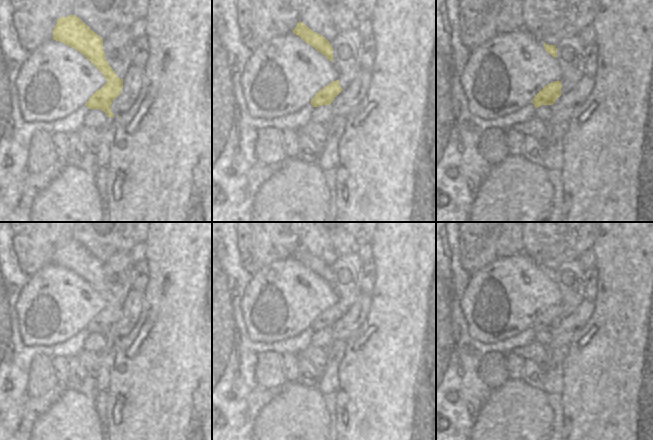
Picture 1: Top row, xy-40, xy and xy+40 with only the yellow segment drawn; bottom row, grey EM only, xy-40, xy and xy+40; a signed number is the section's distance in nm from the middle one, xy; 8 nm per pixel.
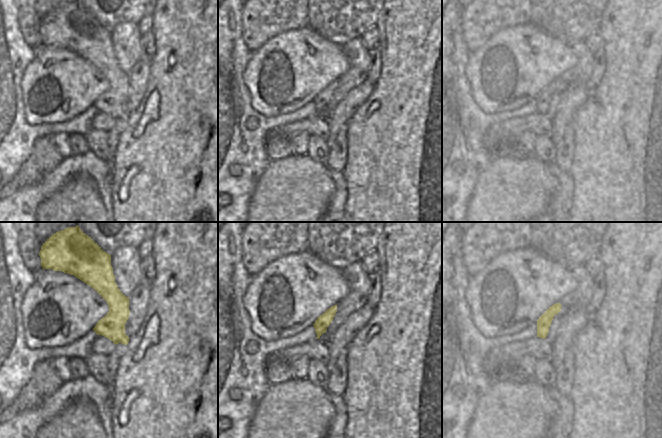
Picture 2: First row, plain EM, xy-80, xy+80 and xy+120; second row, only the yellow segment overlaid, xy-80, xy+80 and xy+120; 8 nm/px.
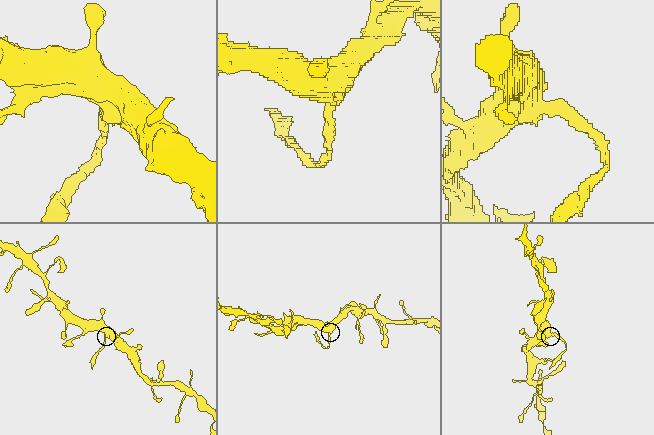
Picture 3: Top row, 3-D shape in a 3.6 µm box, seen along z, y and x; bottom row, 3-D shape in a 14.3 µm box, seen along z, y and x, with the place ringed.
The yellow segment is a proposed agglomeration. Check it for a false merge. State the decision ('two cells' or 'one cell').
two cells

